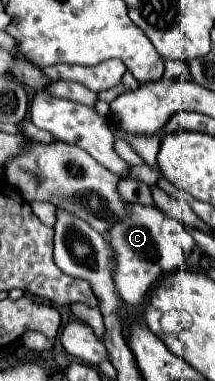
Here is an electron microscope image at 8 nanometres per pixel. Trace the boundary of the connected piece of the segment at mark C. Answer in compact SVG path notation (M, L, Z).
M130 204L128 218L116 222L106 238L116 250L116 288L120 292L120 298L132 308L138 308L146 302L148 292L152 290L154 282L160 280L160 276L182 268L192 248L196 246L192 234L182 222L166 216L158 208L148 208L140 204Z

